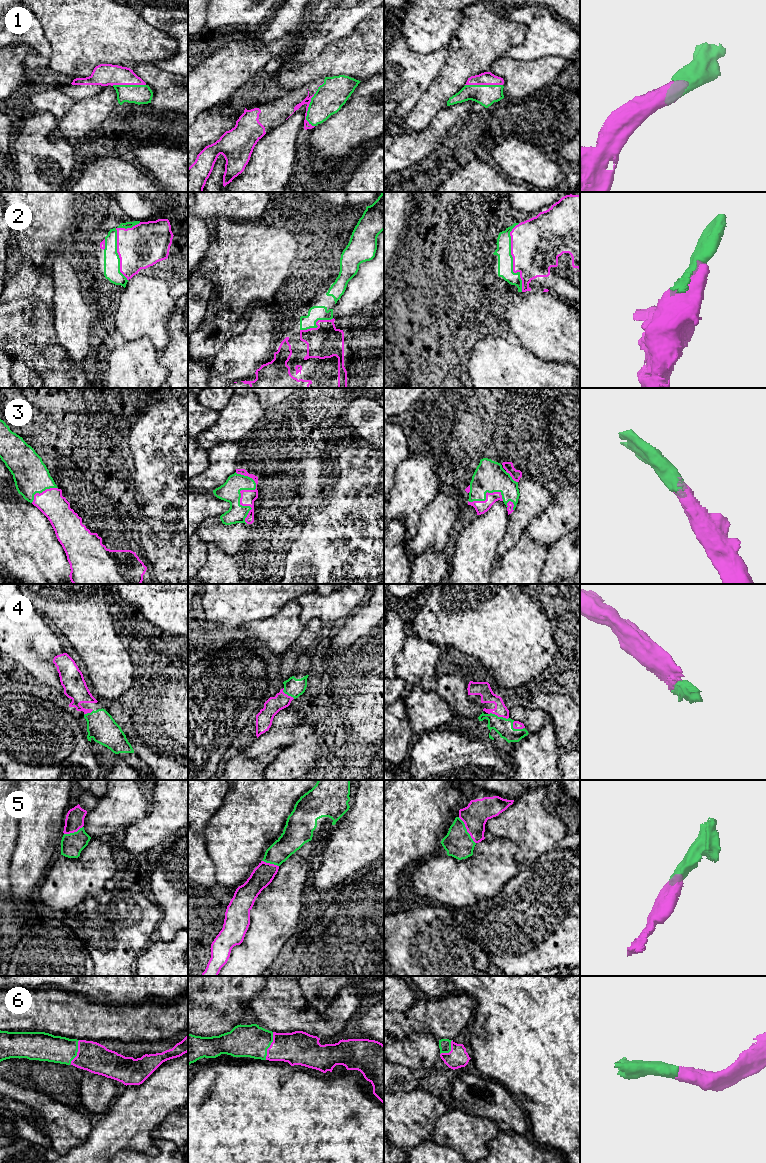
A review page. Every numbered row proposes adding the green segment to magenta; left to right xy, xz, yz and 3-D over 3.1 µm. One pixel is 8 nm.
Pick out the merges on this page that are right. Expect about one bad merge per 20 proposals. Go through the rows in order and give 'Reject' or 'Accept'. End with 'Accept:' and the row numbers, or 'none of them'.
1: Accept
2: Accept
3: Accept
4: Accept
5: Accept
6: Accept
Accept: 1, 2, 3, 4, 5, 6

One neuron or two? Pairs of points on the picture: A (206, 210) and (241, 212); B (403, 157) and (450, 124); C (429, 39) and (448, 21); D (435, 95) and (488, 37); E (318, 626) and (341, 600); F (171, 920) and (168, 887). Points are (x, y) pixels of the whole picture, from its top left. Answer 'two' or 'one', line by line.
A: one
B: one
C: one
D: one
E: two
F: one

